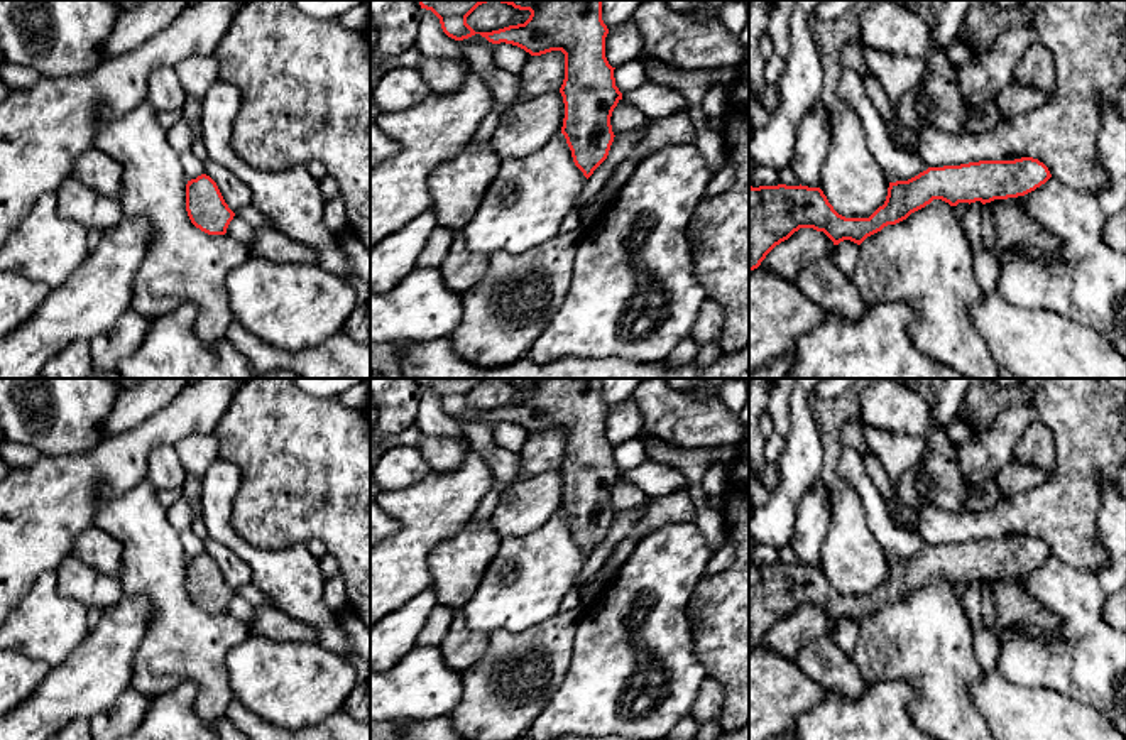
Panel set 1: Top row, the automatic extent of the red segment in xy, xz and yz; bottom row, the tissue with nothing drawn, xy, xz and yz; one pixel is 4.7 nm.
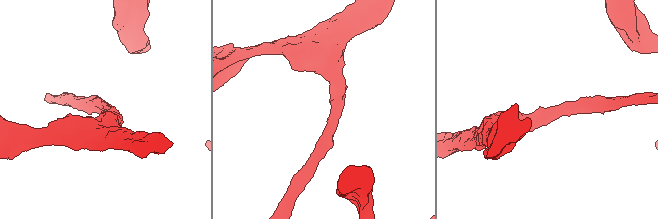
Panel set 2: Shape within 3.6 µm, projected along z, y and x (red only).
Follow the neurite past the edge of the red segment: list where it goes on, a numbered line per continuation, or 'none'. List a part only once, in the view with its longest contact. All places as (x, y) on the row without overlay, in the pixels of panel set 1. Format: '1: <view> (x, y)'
none

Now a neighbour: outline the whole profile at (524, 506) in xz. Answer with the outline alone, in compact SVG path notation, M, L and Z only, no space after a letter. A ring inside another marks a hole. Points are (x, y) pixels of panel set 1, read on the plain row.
M560 470L506 485L490 517L500 537L517 537L539 529L561 512L565 482Z

